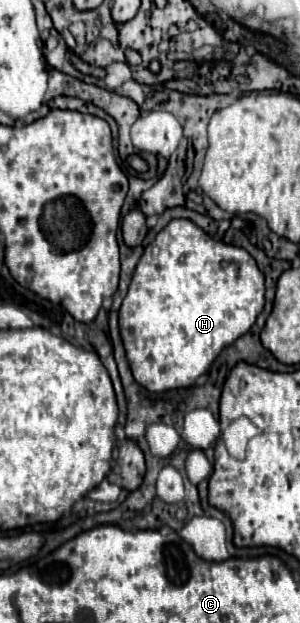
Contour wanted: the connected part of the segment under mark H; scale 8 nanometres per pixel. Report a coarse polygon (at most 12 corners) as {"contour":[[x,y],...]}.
{"contour":[[172,219],[120,307],[134,379],[192,387],[250,331],[264,275]]}

